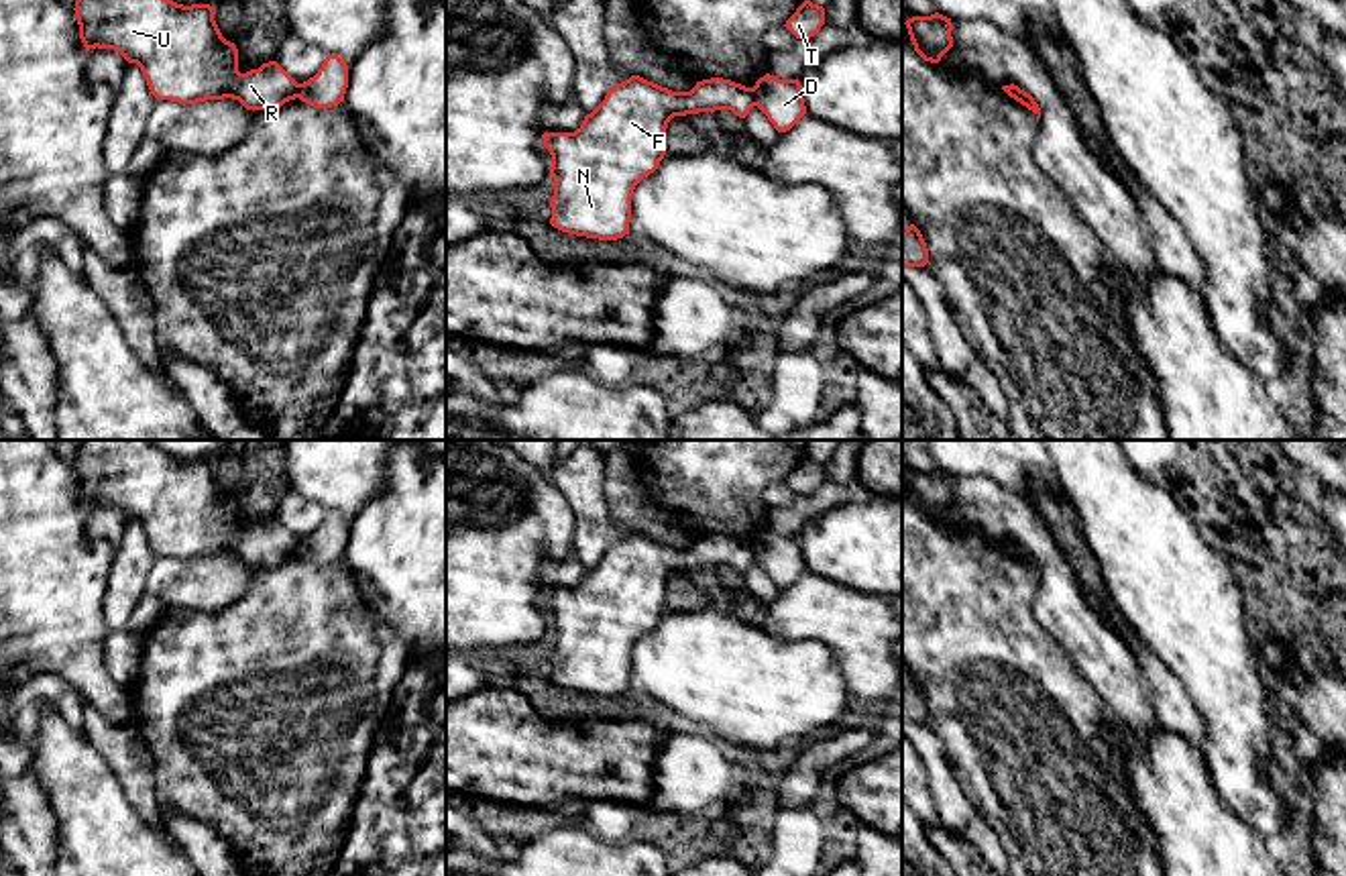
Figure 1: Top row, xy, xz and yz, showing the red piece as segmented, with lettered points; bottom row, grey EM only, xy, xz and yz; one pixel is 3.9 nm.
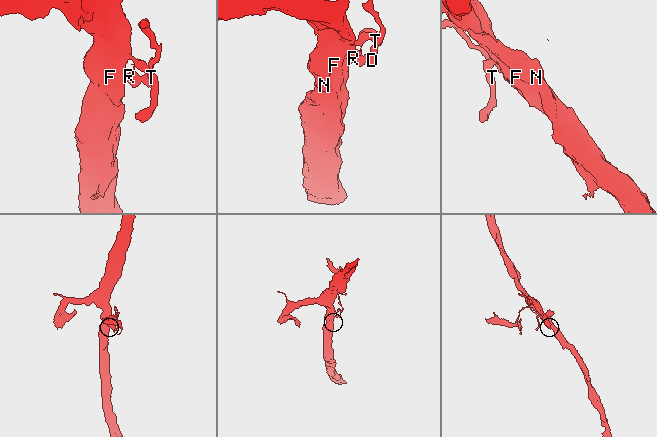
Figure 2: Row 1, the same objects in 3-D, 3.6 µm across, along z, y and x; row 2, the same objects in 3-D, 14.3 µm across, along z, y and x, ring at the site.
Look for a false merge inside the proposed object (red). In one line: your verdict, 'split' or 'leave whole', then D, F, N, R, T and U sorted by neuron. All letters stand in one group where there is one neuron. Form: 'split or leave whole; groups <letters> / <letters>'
split; groups D / F N R T U

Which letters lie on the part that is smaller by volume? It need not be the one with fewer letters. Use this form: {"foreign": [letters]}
{"foreign": ["D"]}

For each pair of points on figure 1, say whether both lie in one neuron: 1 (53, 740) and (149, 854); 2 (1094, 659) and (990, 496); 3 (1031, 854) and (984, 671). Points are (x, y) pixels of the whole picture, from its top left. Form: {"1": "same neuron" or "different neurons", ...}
{"1": "same neuron", "2": "same neuron", "3": "same neuron"}

